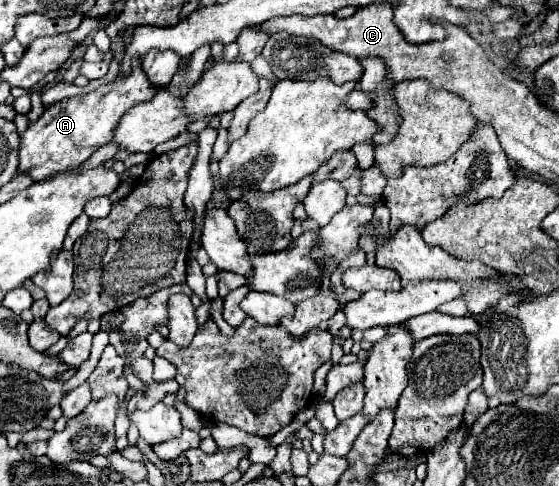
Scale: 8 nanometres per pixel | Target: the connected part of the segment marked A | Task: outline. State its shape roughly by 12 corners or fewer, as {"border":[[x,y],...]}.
{"border":[[130,74],[48,106],[20,136],[34,182],[78,168],[154,86]]}

